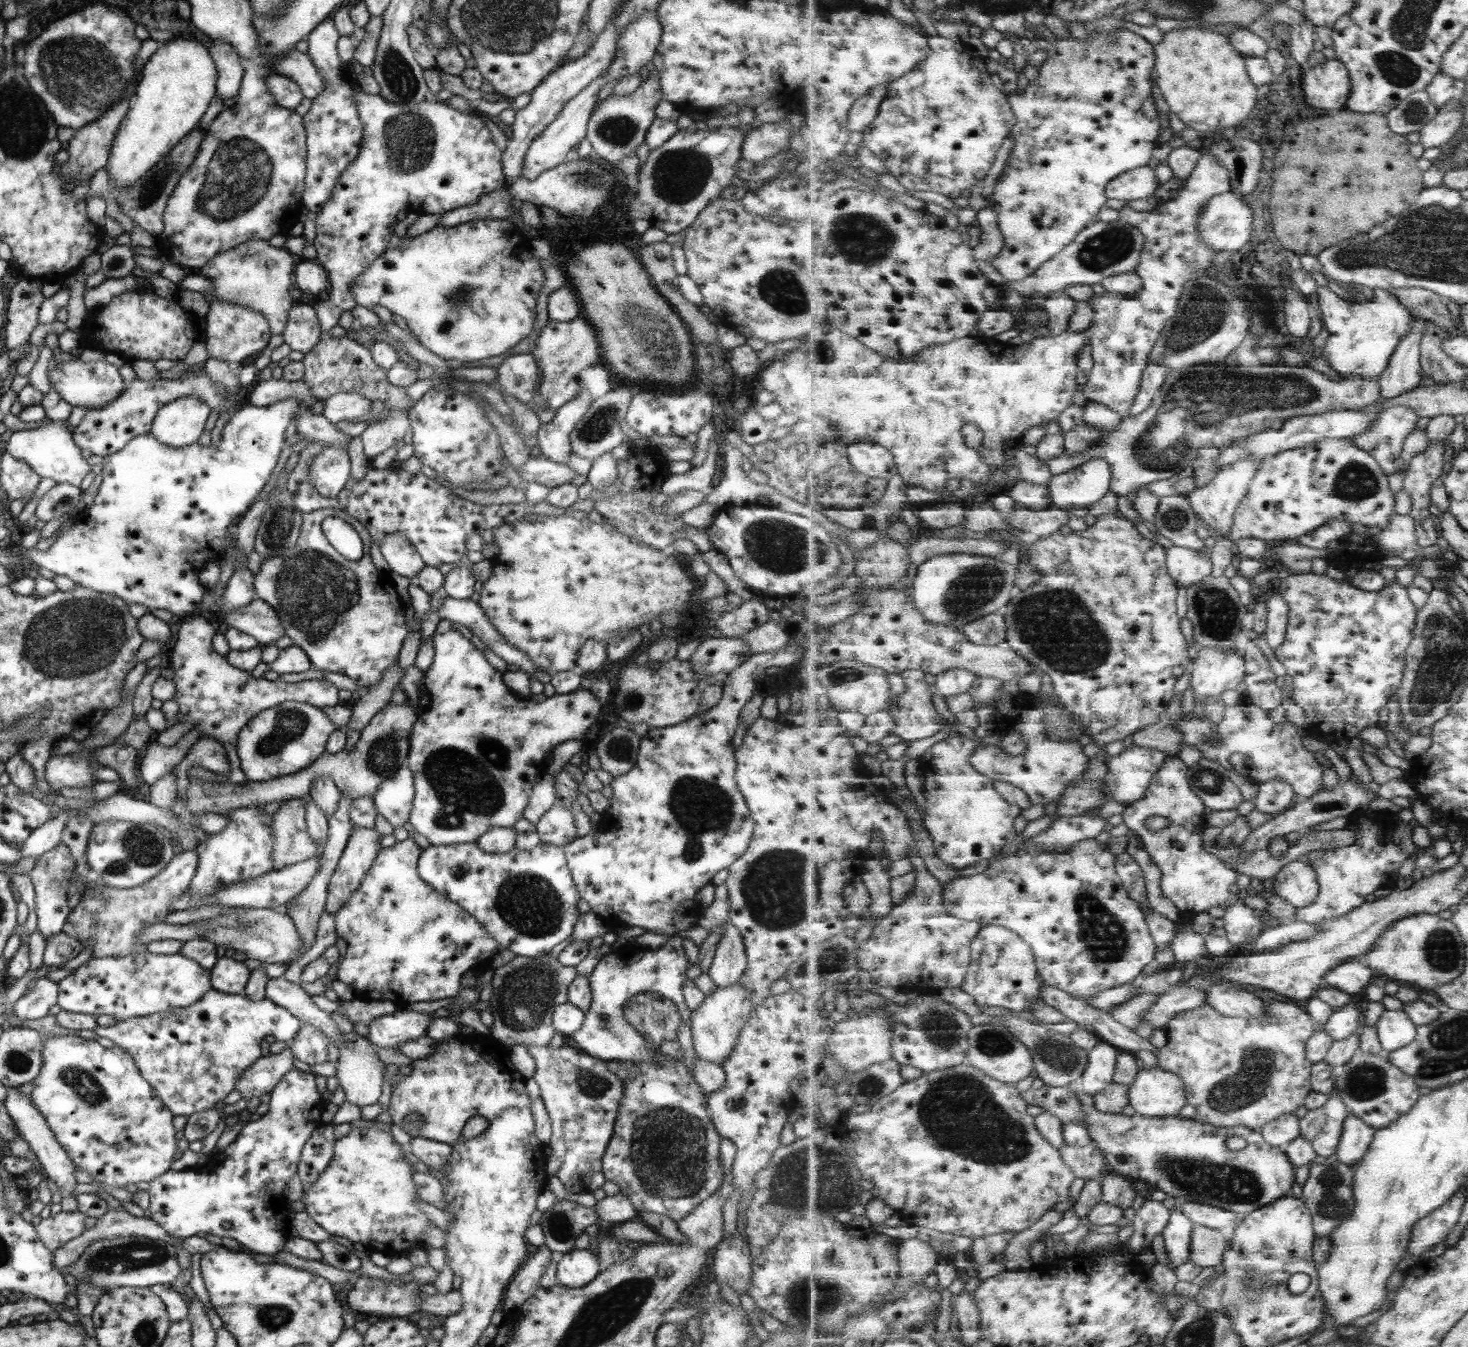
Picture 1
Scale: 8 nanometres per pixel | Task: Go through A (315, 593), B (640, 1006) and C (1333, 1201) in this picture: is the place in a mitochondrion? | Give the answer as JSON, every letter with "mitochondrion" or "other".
{"A":"mitochondrion","B":"mitochondrion","C":"mitochondrion"}

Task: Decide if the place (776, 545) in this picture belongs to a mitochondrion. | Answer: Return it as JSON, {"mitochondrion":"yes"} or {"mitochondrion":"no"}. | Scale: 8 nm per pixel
{"mitochondrion":"yes"}

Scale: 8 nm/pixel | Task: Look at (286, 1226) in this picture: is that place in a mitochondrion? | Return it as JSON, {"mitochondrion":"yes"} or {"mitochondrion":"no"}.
{"mitochondrion":"no"}

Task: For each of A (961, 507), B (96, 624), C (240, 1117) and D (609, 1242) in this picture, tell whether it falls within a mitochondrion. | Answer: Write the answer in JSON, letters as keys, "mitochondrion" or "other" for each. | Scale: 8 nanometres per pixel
{"A":"other","B":"mitochondrion","C":"other","D":"other"}

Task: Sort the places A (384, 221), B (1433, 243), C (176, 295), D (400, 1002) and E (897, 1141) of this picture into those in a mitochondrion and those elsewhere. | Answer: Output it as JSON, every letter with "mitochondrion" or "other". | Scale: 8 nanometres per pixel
{"A":"other","B":"mitochondrion","C":"other","D":"other","E":"other"}

